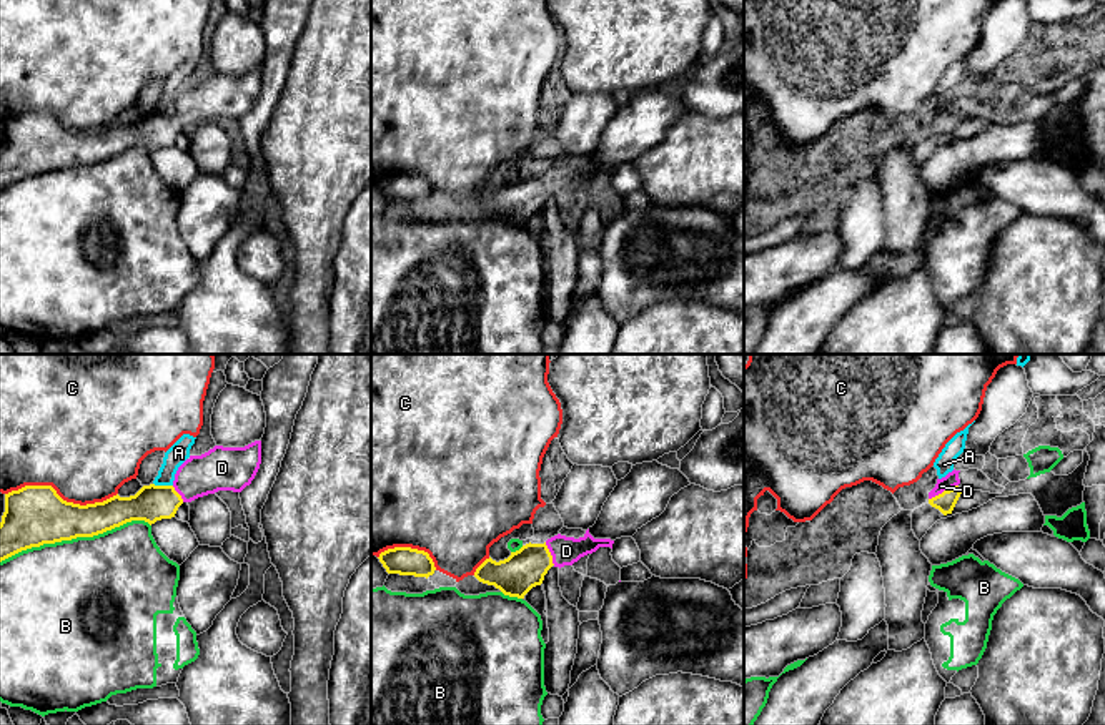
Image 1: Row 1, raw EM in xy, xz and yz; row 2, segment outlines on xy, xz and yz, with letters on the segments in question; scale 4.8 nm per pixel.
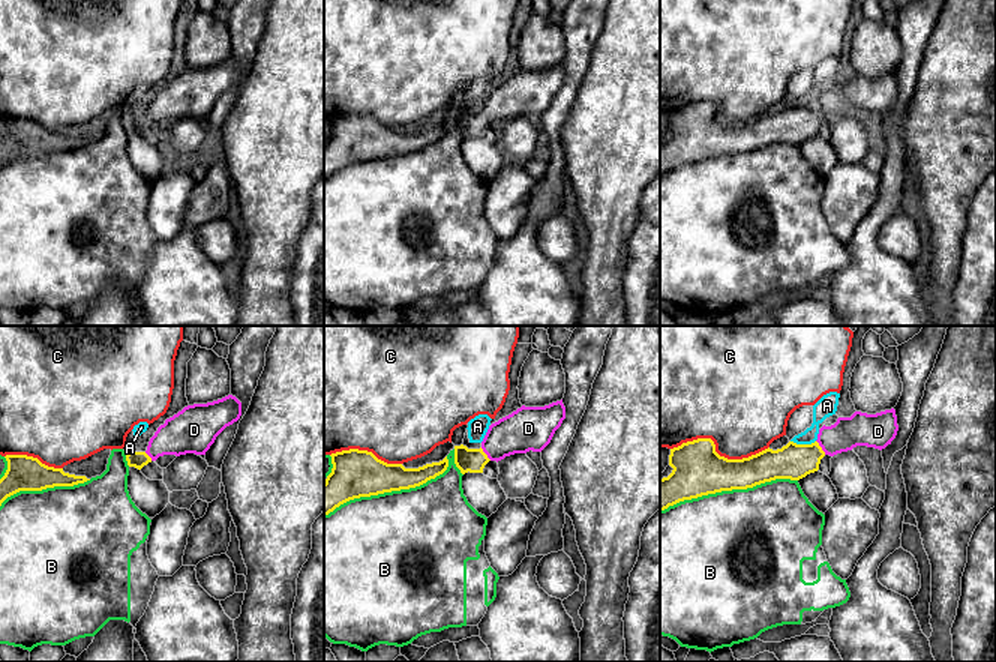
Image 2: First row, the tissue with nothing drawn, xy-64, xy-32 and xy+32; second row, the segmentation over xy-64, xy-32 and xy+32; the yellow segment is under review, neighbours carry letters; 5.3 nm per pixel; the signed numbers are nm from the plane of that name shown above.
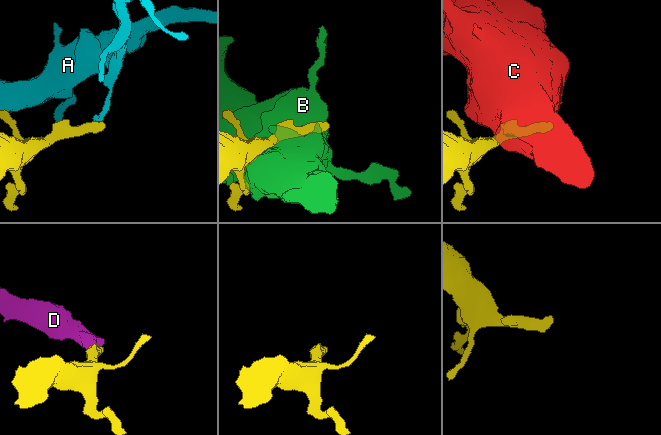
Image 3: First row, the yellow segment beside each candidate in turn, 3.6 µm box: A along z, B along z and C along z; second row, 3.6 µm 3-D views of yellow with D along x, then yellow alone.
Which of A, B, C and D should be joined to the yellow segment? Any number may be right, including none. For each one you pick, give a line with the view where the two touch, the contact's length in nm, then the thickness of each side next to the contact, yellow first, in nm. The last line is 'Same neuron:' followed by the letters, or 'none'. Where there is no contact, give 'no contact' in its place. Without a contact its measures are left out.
D: yz | 160 nm | 90/70 nm
Same neuron: D

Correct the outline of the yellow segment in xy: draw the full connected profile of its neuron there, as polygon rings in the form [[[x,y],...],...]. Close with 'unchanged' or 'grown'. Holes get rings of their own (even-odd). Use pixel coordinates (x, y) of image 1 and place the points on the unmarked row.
[[[261,68],[245,75],[215,73],[201,83],[190,83],[176,98],[171,113],[143,113],[135,123],[118,121],[95,131],[73,131],[63,128],[52,113],[25,113],[5,121],[5,140],[0,150],[0,190],[32,175],[93,165],[131,148],[150,153],[161,146],[175,145],[183,130],[215,121],[218,118],[241,120],[251,111],[261,91]]]; grown

